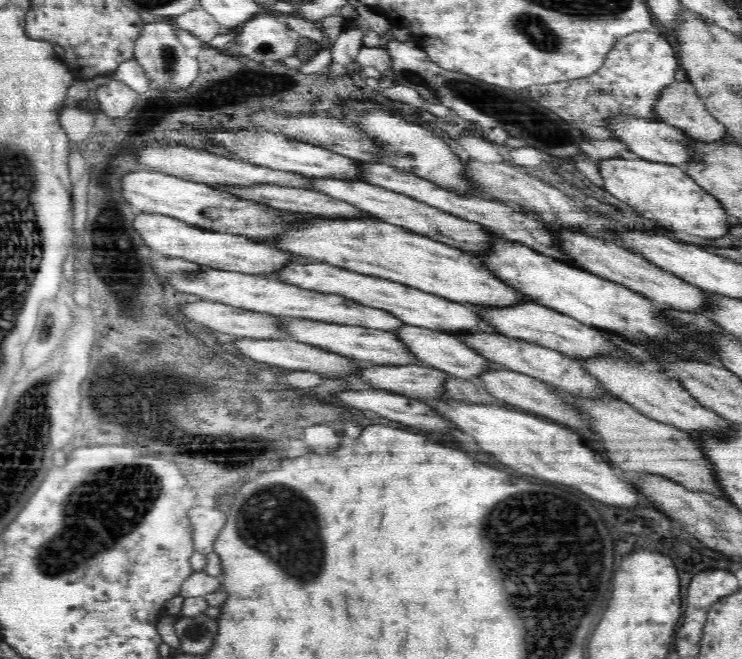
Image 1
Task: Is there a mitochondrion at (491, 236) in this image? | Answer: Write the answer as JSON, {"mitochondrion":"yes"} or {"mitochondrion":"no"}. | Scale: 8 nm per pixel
{"mitochondrion":"no"}

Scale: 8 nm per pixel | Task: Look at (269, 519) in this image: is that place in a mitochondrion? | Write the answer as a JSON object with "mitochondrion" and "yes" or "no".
{"mitochondrion":"yes"}

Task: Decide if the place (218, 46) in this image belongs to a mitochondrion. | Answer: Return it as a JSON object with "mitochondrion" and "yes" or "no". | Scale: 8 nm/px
{"mitochondrion":"no"}

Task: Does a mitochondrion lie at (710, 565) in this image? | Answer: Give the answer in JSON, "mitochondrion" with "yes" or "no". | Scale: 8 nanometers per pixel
{"mitochondrion":"no"}

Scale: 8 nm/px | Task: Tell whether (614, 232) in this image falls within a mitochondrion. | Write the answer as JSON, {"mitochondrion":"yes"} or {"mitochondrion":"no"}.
{"mitochondrion":"no"}

